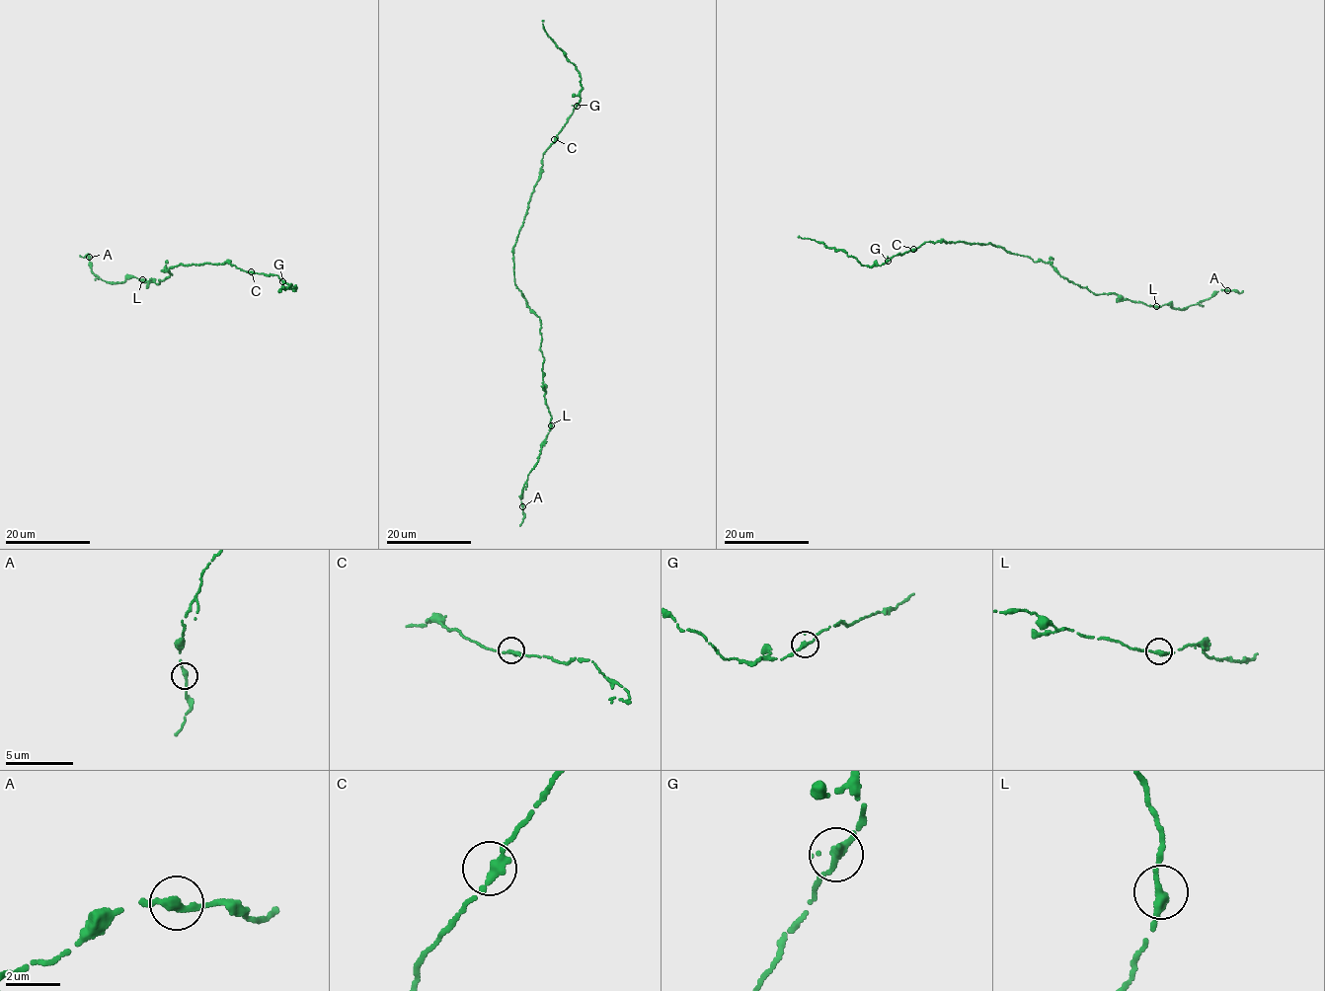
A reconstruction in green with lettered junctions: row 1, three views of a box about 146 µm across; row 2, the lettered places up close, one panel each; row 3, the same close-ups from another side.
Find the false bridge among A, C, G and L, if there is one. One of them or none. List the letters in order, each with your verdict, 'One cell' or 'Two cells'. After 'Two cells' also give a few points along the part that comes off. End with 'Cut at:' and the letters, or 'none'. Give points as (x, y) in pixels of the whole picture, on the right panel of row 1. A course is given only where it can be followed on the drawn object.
A: One cell
C: One cell
G: One cell
L: One cell
Cut at: none

